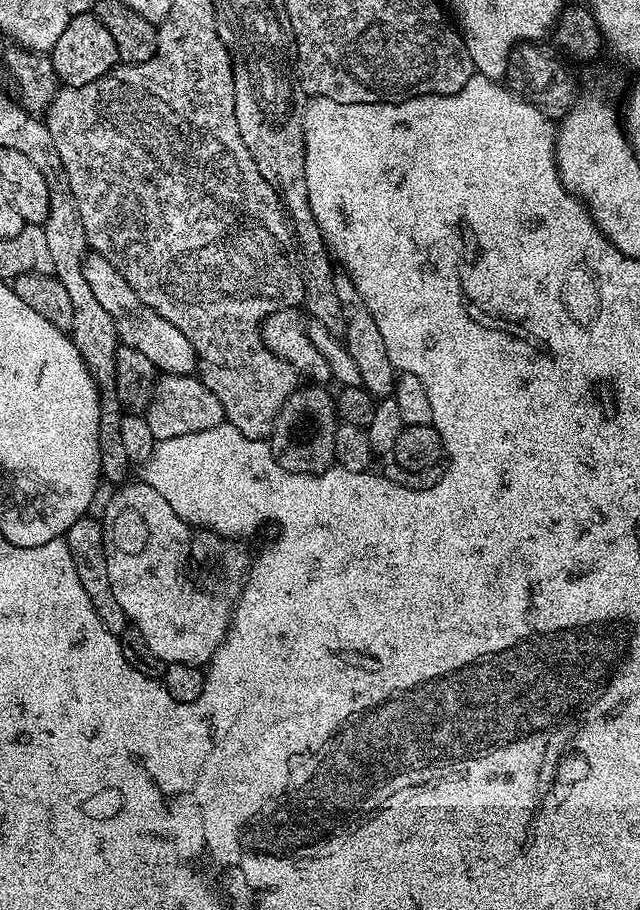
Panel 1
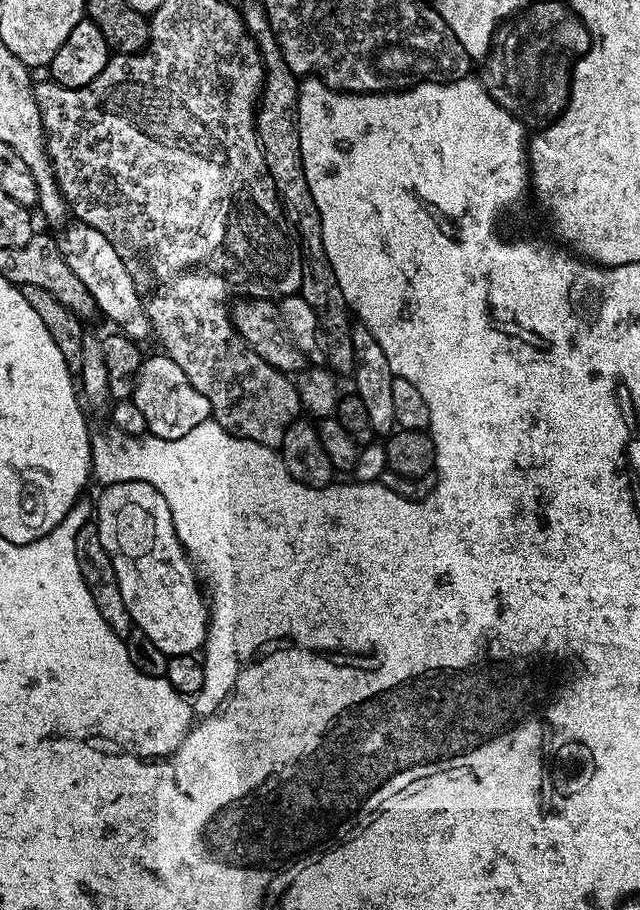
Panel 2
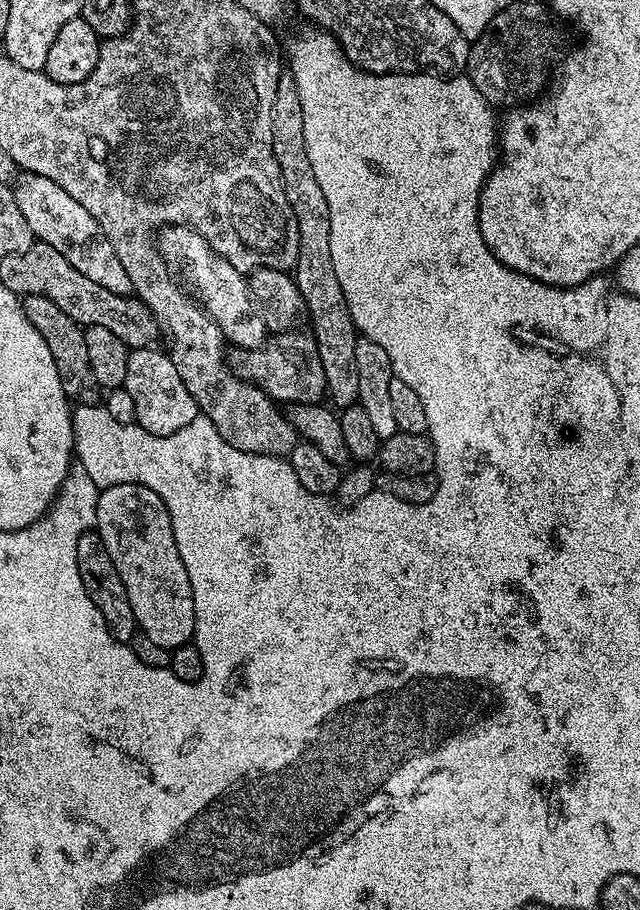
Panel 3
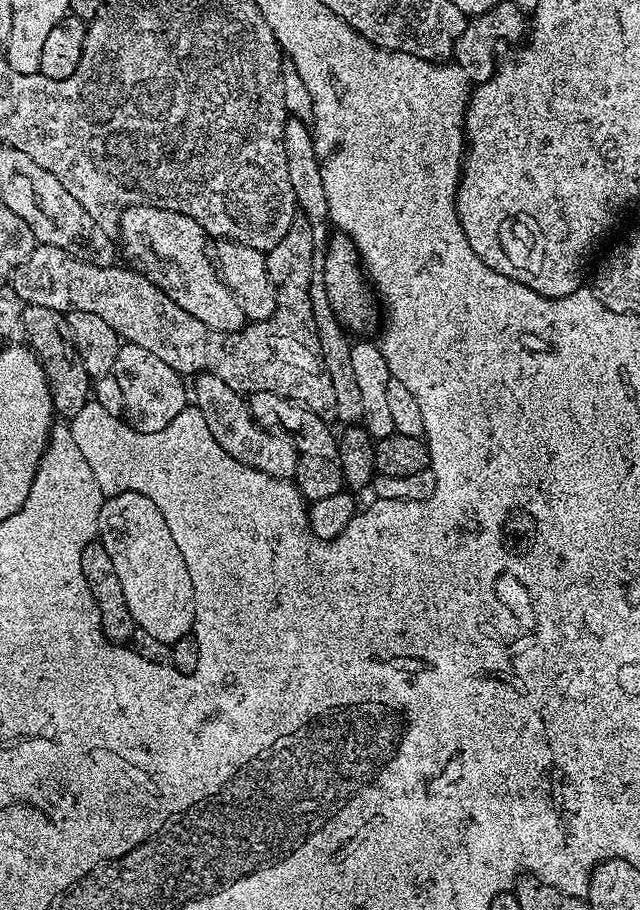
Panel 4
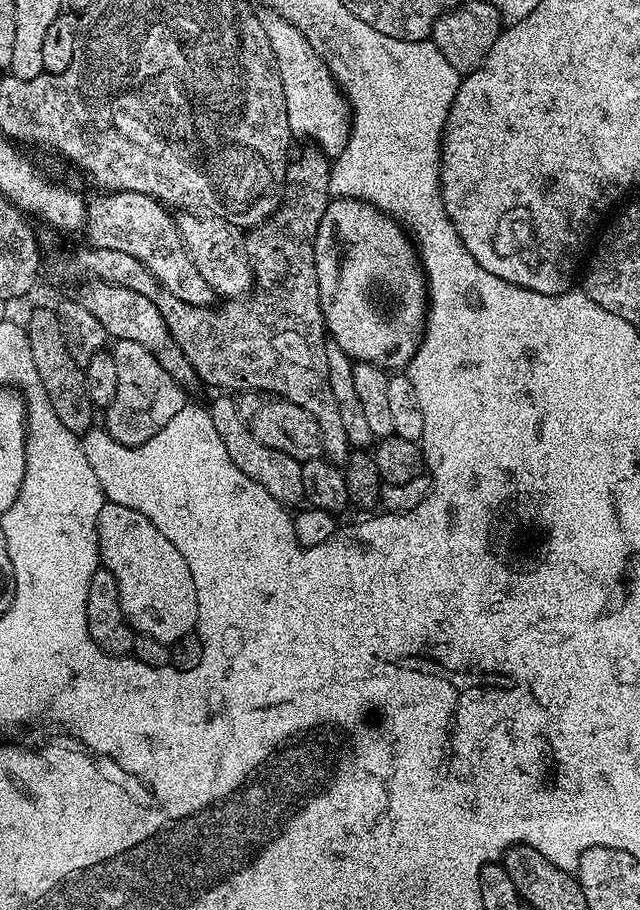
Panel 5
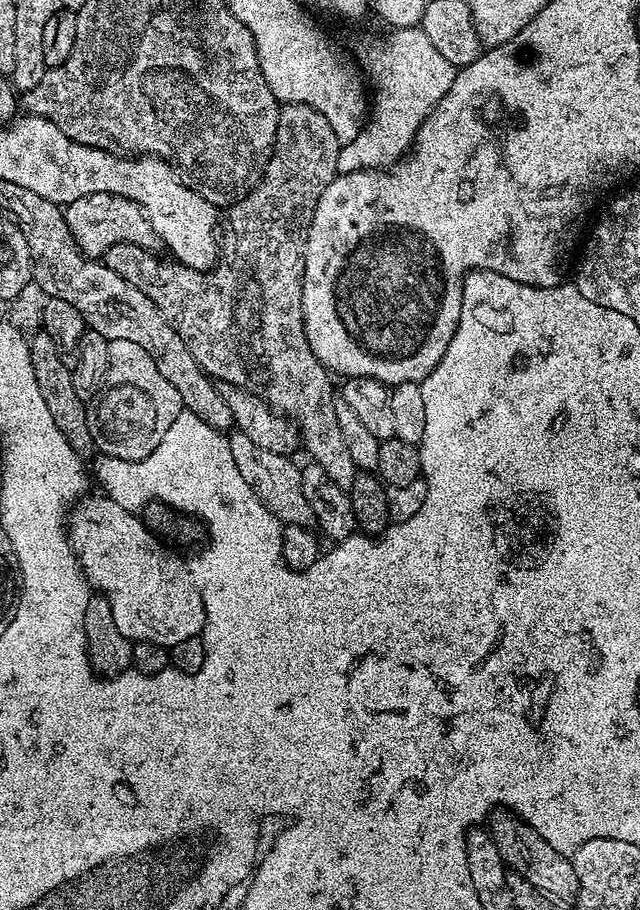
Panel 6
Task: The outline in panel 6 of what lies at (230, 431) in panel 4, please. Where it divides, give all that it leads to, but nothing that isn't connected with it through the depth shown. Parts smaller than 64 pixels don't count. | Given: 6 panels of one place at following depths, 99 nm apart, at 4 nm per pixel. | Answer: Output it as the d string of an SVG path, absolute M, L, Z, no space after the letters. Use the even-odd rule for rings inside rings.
M239 430L228 436L228 445L230 454L234 454L234 462L238 462L238 471L241 472L242 478L250 482L254 494L258 494L266 510L278 517L281 524L307 528L316 524L314 510L310 510L310 502L306 502L306 494L302 490L301 465L295 464L297 461L293 457L274 454L274 450L262 450L254 446L254 442L250 442L250 438L246 438L246 434Z

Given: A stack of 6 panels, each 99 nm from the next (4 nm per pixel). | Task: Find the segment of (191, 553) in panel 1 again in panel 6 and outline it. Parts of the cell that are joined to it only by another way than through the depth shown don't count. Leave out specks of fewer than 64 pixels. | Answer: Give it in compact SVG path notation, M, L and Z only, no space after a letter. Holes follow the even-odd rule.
M92 495L77 499L67 513L68 541L72 543L80 571L88 579L89 585L110 602L110 610L114 610L114 626L118 626L128 640L154 642L169 650L178 642L186 642L186 638L200 636L208 611L204 608L198 586L194 586L187 563L183 559L180 561L135 511L123 509L106 495Z

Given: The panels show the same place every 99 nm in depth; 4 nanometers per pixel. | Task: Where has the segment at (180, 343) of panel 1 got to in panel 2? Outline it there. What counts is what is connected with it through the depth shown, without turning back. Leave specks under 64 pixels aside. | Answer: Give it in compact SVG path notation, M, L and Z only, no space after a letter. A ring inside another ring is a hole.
M72 222L63 229L64 240L59 241L60 253L66 258L66 266L78 274L78 279L94 298L97 309L108 320L117 324L119 331L137 342L153 335L152 323L148 320L146 310L140 301L138 290L134 286L134 278L130 278L130 270L118 258L118 250L106 239L106 234L98 234L94 226Z

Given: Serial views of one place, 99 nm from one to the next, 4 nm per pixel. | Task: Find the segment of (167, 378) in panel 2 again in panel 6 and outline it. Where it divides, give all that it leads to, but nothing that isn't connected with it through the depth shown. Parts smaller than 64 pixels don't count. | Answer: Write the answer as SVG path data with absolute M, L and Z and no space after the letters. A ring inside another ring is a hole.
M110 340L109 368L98 399L91 405L88 425L97 453L126 460L140 460L154 453L158 442L170 430L178 414L185 411L182 398L162 374L142 346L134 342Z

